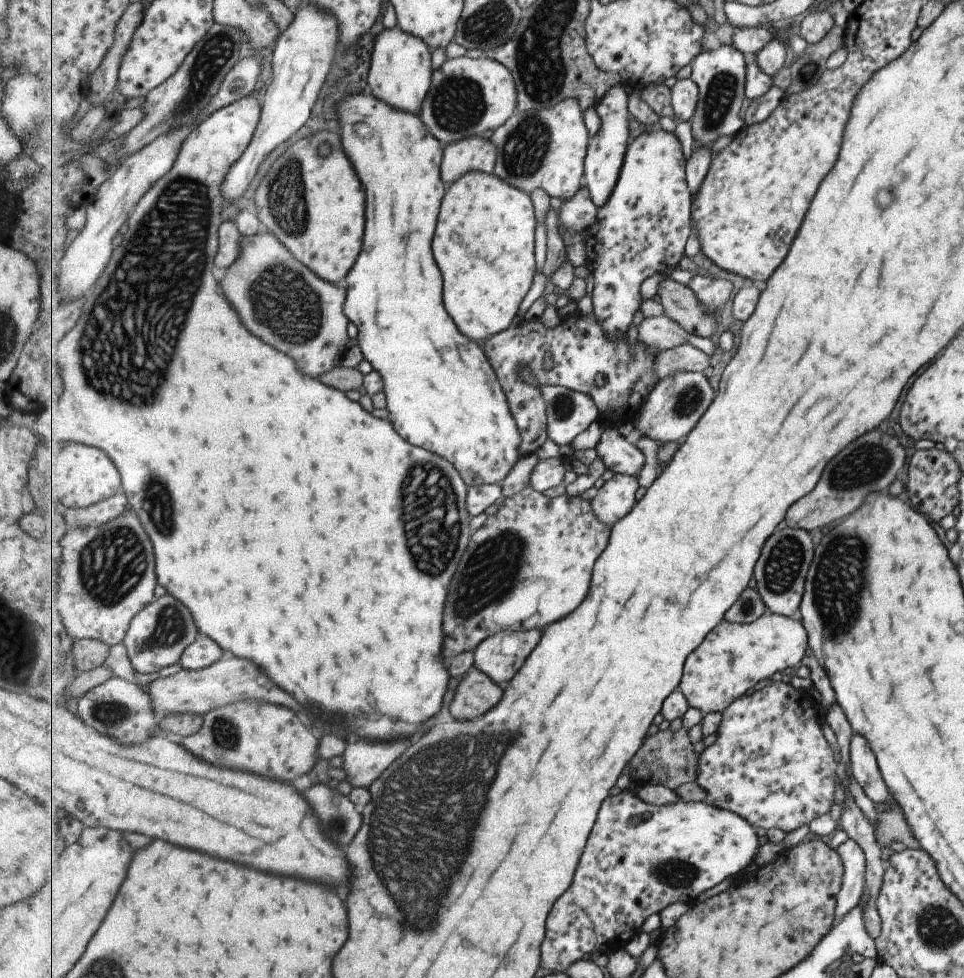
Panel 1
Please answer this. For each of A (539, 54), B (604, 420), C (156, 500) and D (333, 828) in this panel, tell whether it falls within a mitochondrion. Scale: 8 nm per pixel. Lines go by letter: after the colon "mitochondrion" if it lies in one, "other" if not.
A: mitochondrion
B: other
C: mitochondrion
D: mitochondrion

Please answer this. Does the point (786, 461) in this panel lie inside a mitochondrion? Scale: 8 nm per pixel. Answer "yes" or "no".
no

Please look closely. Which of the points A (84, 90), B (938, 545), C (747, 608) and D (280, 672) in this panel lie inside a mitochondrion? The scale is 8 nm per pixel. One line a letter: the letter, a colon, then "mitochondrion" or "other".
A: other
B: other
C: mitochondrion
D: other

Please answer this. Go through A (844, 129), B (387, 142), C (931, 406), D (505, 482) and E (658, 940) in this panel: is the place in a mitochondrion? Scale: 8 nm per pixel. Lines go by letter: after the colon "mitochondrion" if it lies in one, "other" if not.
A: other
B: other
C: other
D: other
E: other

